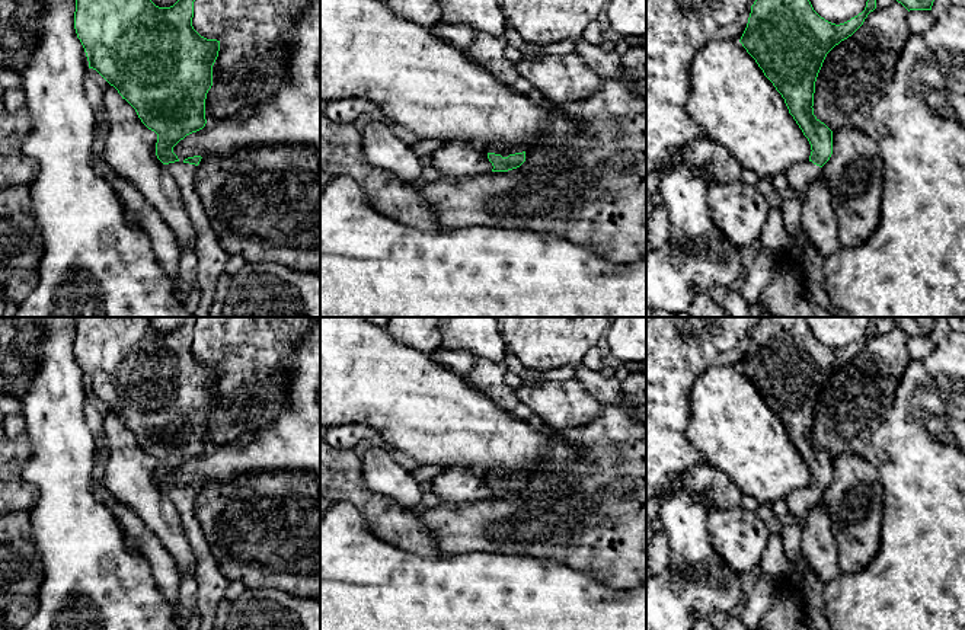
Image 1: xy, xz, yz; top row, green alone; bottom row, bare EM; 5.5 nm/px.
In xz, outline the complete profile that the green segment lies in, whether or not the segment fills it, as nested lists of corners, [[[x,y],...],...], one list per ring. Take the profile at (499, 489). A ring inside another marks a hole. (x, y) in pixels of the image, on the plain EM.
[[[491,473],[488,485],[492,489],[492,498],[508,498],[520,493],[525,487],[524,473],[515,473],[508,479],[504,473]]]

